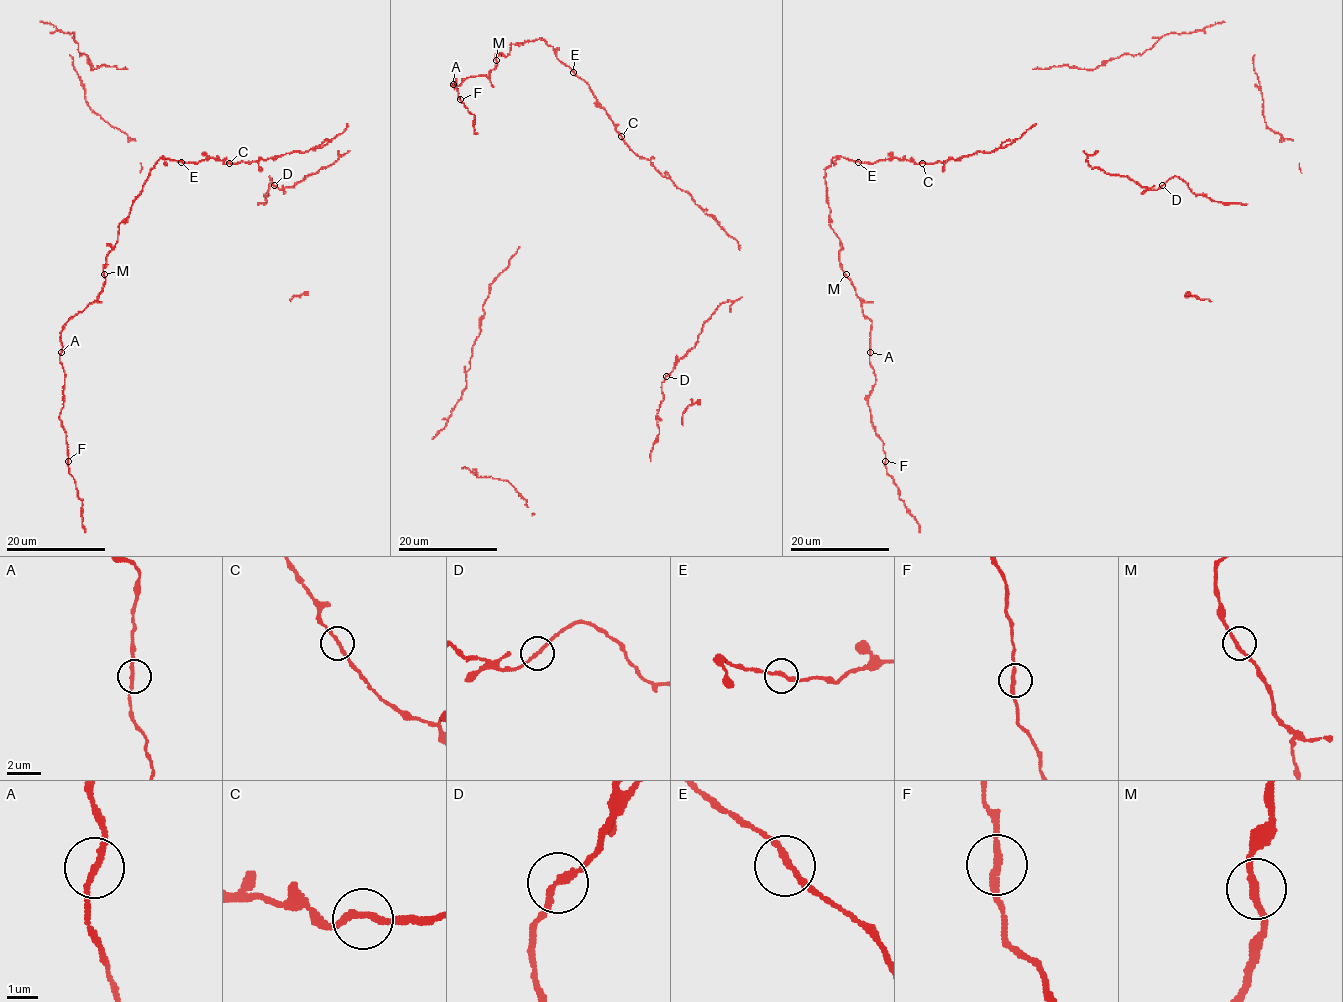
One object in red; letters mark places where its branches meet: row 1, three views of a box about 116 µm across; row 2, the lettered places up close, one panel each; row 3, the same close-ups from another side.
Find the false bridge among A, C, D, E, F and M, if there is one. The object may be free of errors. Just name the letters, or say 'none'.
none

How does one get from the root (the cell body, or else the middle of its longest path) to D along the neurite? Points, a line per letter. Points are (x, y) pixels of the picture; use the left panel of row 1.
D: (349, 151), (326, 168), (320, 168), (292, 186), (279, 190), (273, 185)

